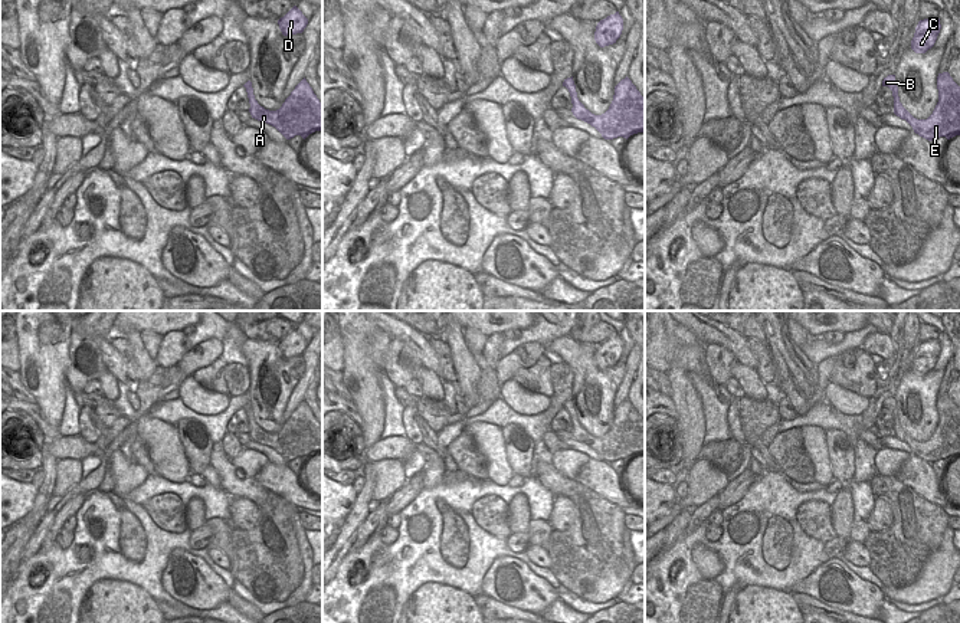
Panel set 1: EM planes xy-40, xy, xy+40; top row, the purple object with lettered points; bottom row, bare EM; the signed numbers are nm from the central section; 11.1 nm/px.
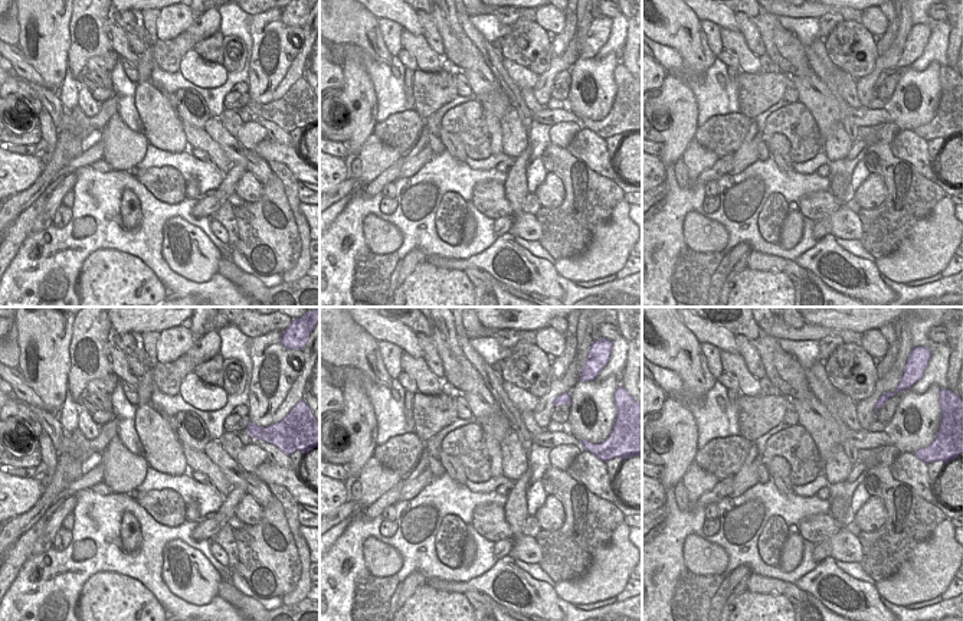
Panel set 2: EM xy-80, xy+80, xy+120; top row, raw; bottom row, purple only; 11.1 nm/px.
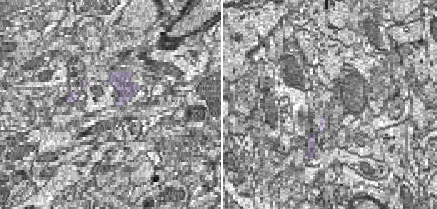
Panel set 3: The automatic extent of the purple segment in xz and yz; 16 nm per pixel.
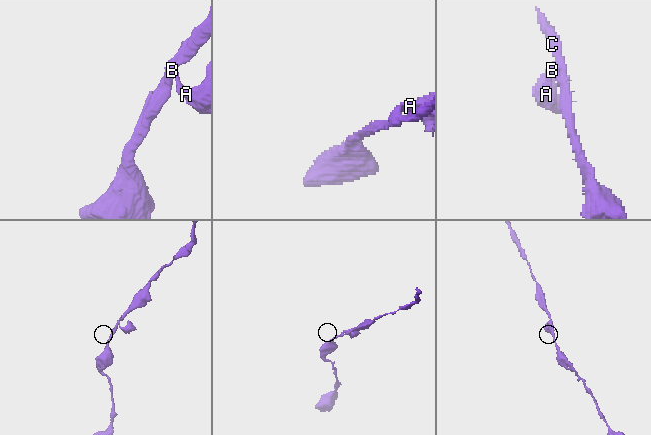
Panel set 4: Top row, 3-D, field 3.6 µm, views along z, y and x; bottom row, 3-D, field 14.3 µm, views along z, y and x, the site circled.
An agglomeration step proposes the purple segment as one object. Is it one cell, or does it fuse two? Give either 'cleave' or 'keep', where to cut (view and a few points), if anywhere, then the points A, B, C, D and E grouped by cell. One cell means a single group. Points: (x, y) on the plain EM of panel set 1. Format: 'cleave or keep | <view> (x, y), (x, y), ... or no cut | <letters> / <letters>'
keep | no cut | A B C D E

